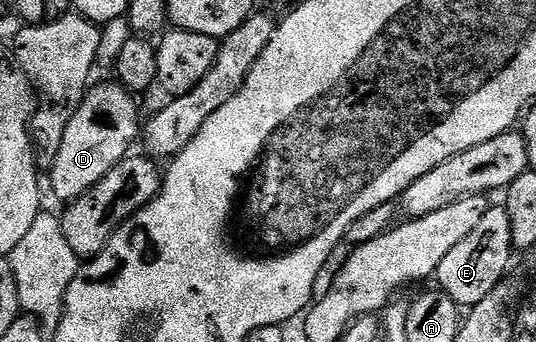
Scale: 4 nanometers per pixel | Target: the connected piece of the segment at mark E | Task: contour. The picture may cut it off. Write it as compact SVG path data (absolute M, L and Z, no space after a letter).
M491 207L483 219L459 243L459 247L451 247L447 255L443 255L443 263L439 263L435 274L435 281L438 281L440 292L451 295L455 303L462 307L472 307L479 303L479 299L487 299L491 291L510 272L509 260L515 256L513 240L511 239L511 219L503 207Z

